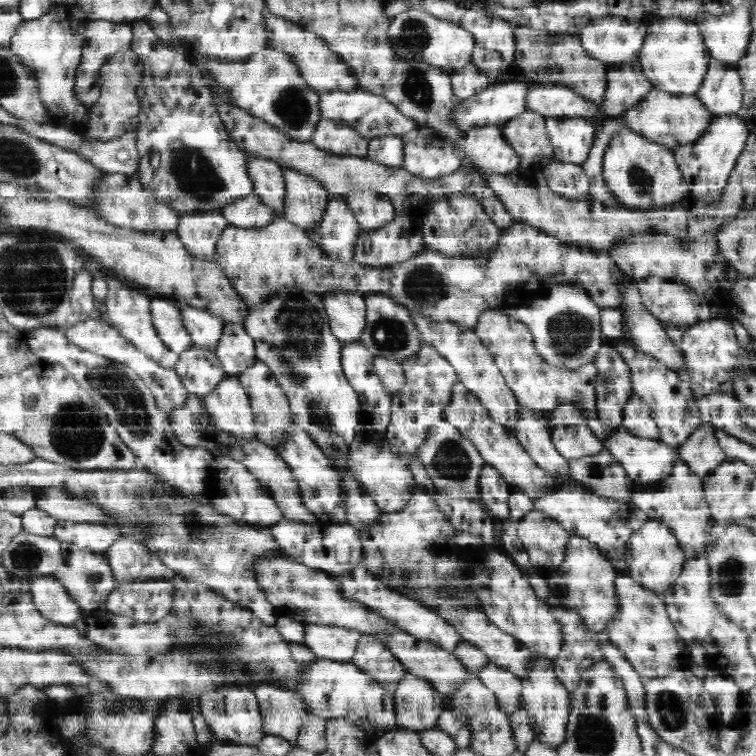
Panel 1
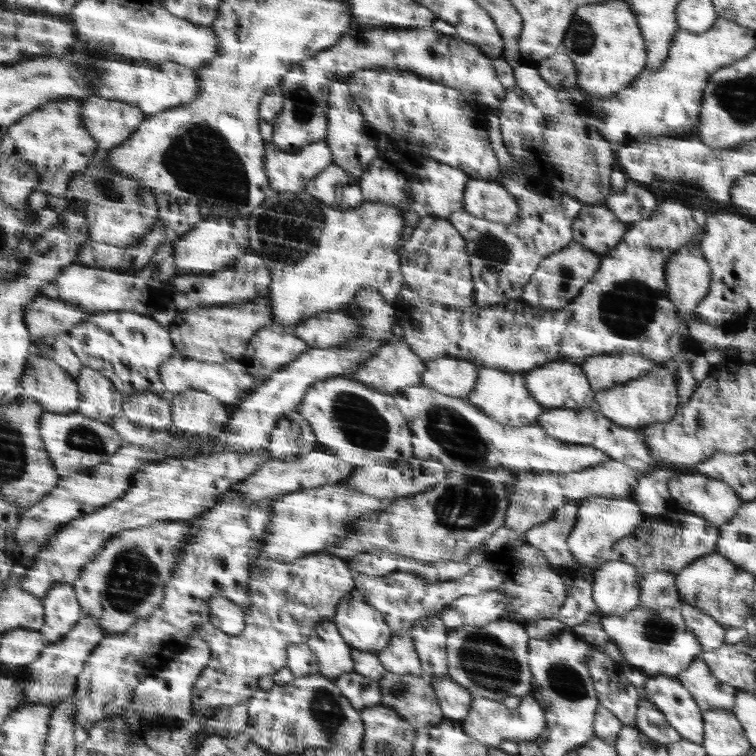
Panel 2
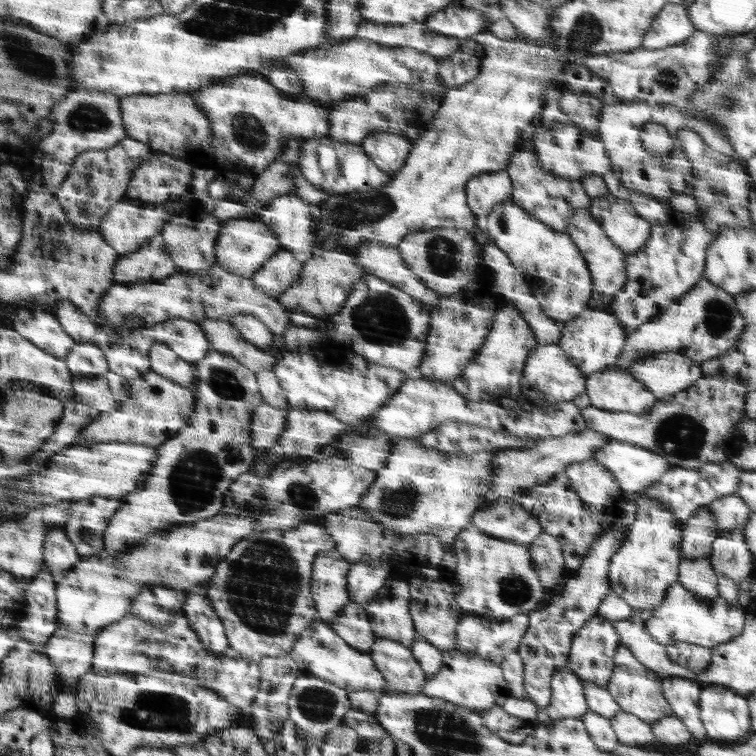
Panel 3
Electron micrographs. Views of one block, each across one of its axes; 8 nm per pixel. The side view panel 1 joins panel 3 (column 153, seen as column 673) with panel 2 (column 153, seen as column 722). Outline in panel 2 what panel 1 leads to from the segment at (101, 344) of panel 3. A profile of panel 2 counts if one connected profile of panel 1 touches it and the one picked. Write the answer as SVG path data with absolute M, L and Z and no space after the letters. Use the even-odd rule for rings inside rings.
M132 311L95 313L94 316L85 318L74 329L70 329L63 338L68 341L83 366L110 378L123 397L146 390L160 394L162 398L170 396L166 388L162 388L156 370L176 352L168 327L160 325L150 314Z

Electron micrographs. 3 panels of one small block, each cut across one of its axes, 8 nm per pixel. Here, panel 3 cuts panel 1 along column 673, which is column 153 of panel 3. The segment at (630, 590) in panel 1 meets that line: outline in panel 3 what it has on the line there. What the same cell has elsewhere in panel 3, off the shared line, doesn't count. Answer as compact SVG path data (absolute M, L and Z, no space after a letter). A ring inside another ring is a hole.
M185 611L174 613L174 622L170 618L170 626L159 628L150 622L140 619L134 613L126 613L121 621L106 626L97 634L96 653L93 657L93 672L101 674L137 673L150 675L156 670L186 674L188 678L198 678L202 686L210 686L210 690L218 690L222 698L230 698L234 706L248 708L253 704L254 694L261 690L258 664L250 656L242 656L232 647L226 647L219 654L210 654L196 632L190 628L190 620Z

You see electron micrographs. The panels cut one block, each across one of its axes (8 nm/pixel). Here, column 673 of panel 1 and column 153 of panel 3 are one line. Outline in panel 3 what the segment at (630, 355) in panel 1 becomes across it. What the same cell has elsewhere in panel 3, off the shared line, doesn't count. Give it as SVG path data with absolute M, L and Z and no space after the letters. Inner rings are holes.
M152 369L142 374L138 380L128 380L126 400L114 413L101 413L92 420L88 426L82 428L80 438L88 438L94 444L100 442L131 442L134 444L150 445L157 447L169 441L184 429L189 422L189 417L194 413L194 394L190 388L180 386L165 375L158 374Z

